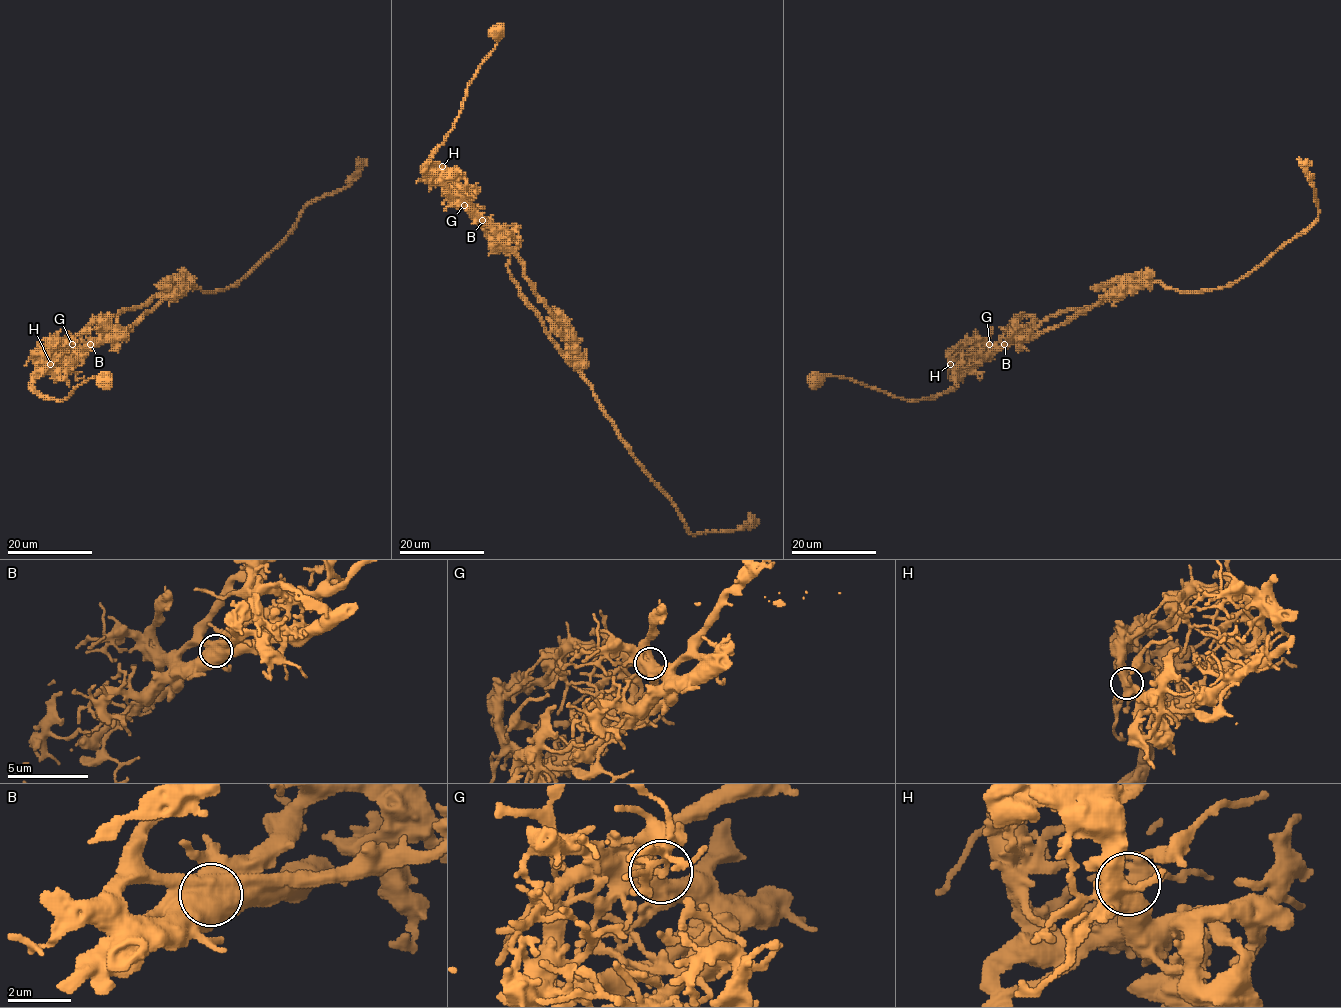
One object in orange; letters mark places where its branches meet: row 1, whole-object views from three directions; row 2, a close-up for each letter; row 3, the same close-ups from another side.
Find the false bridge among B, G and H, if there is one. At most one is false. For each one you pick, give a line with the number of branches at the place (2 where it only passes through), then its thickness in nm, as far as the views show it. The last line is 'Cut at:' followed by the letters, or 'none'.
B: branches 2; calibre 900 nm
Cut at: B

